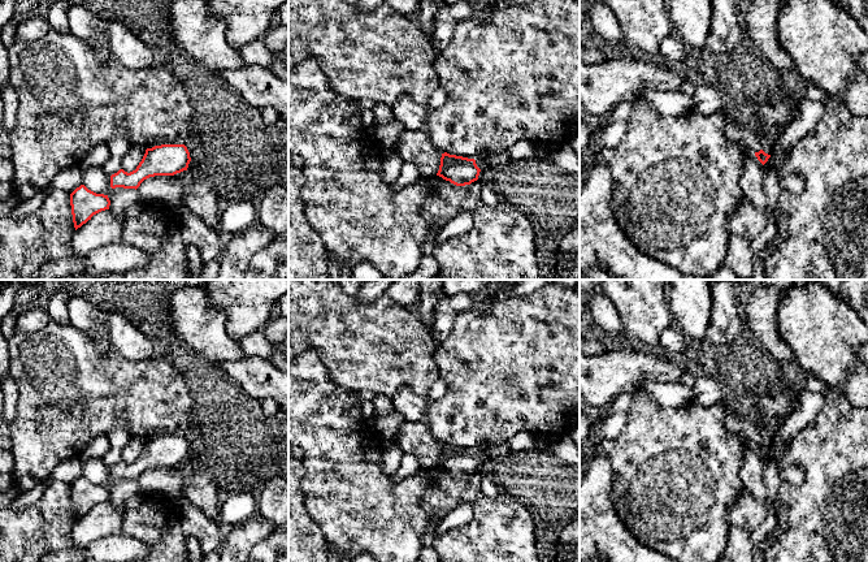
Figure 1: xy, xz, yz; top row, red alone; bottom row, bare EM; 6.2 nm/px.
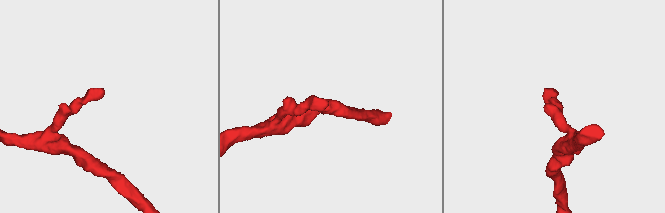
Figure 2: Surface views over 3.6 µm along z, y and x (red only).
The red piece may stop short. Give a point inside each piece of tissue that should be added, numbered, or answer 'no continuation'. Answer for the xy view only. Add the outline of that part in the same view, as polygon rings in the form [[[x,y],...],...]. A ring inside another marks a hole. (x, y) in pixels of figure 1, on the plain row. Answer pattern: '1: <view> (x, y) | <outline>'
no continuation

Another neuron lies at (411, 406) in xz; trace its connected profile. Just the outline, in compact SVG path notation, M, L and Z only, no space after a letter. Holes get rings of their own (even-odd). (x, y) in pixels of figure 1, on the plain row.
M402 388L391 395L395 412L407 423L420 423L425 420L428 399L417 394L411 388Z

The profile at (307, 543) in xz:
M288 458L288 562L329 562L327 540L304 506L303 461Z

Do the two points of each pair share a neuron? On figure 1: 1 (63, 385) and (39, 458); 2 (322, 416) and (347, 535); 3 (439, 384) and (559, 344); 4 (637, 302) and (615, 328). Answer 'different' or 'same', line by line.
1: same
2: same
3: different
4: different

